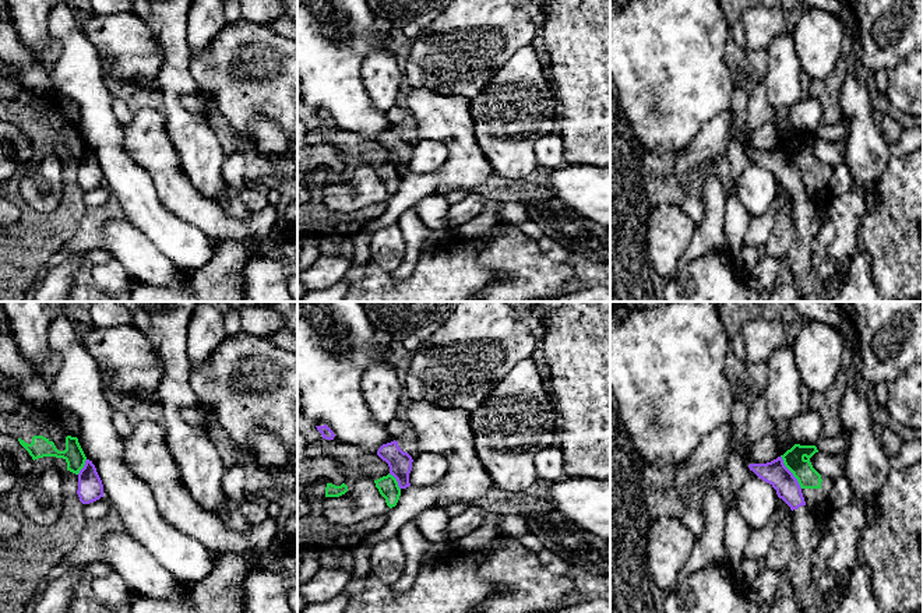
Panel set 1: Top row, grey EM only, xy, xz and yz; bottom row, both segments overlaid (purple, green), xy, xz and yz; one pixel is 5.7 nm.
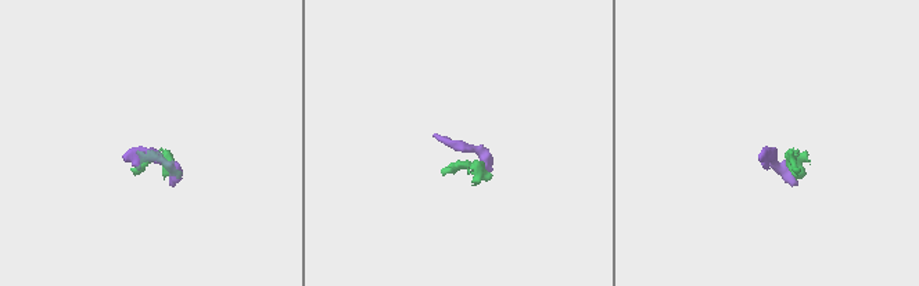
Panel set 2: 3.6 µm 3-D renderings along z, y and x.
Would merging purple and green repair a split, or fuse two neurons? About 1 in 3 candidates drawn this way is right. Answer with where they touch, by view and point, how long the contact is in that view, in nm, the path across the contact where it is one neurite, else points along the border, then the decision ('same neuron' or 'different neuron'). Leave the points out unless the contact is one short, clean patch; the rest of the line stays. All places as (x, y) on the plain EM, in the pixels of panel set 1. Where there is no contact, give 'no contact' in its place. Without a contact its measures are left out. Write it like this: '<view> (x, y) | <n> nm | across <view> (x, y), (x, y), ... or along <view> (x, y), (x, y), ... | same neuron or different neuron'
yz (791, 159) | 220 nm | along yz (781, 143), (785, 154), (802, 175) | different neuron

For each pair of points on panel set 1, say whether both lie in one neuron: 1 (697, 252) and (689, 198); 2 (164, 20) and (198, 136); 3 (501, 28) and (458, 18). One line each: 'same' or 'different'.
1: different
2: same
3: same

